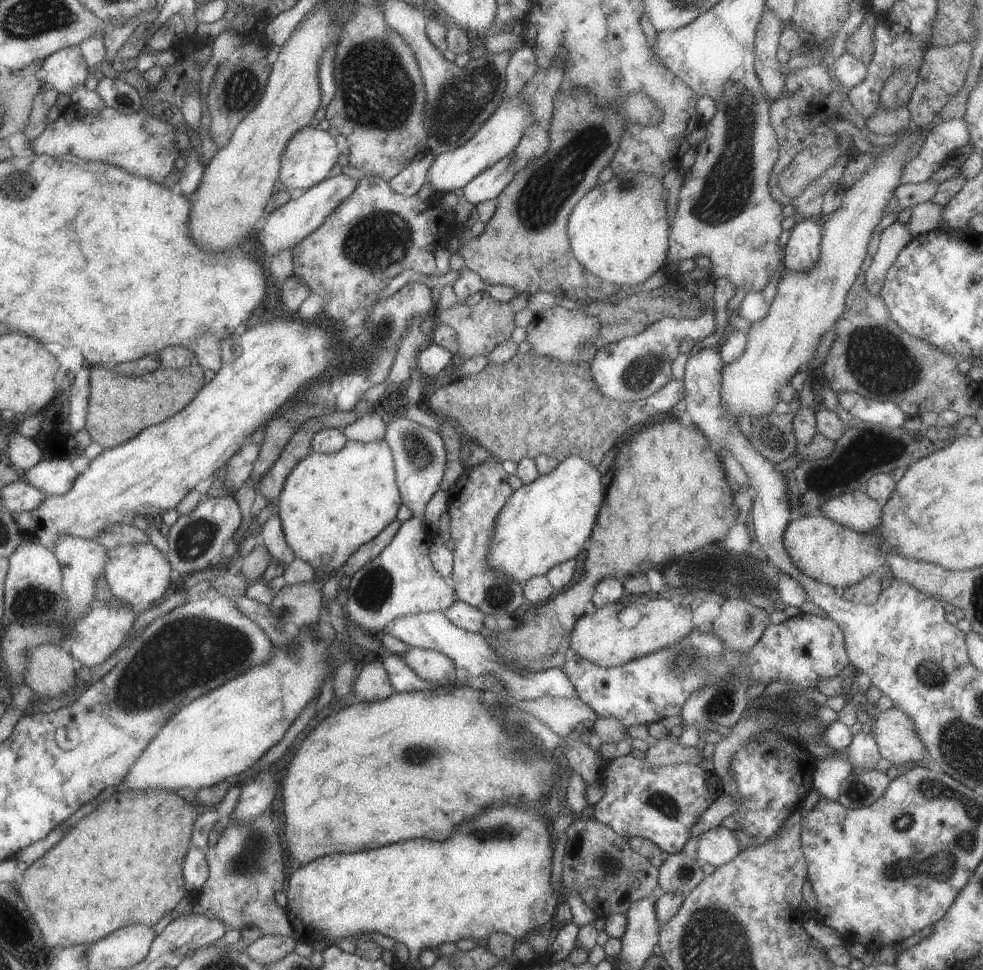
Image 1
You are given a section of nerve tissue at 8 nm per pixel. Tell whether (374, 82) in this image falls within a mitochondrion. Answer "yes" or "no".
yes

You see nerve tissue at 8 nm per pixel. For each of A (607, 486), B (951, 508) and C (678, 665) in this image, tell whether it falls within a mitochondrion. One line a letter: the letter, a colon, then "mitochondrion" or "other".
A: other
B: other
C: mitochondrion

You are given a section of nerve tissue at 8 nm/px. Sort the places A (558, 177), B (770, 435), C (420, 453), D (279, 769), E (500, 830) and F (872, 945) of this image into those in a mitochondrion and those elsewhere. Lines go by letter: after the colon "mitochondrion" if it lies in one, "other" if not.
A: mitochondrion
B: mitochondrion
C: mitochondrion
D: other
E: mitochondrion
F: other

